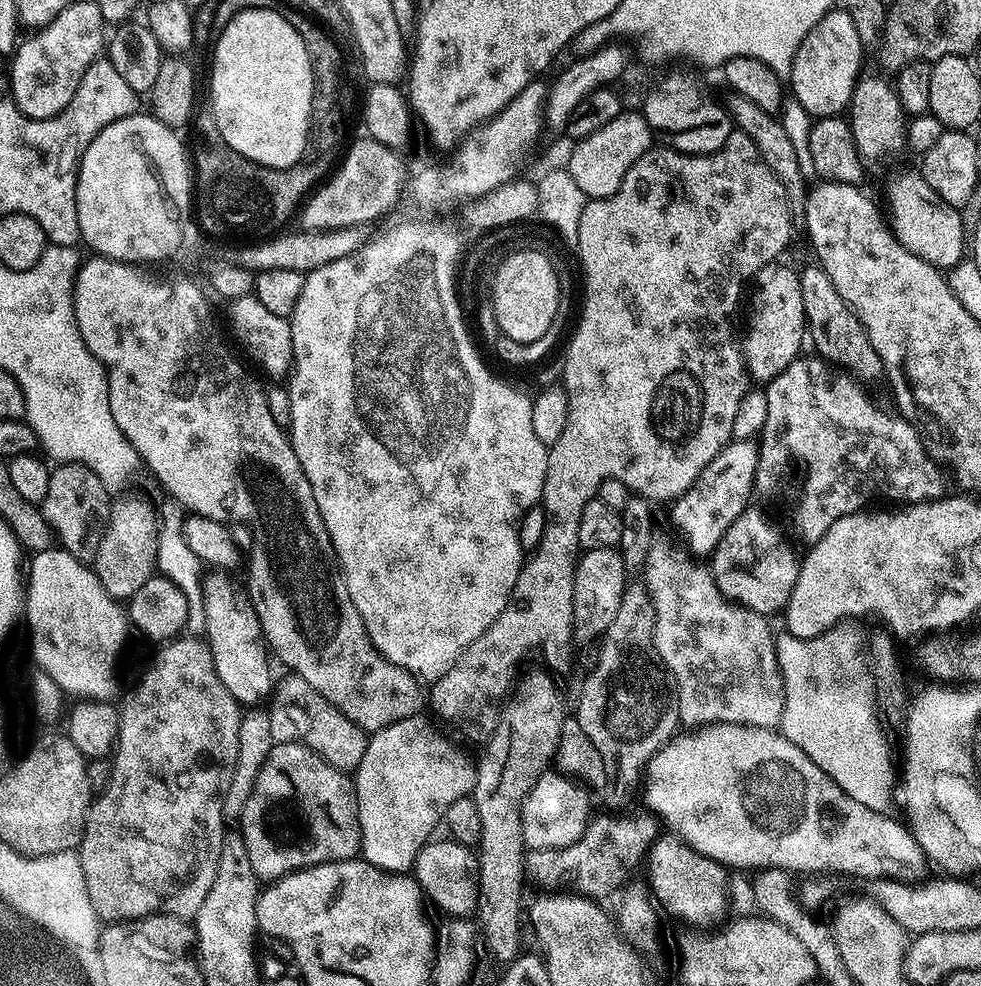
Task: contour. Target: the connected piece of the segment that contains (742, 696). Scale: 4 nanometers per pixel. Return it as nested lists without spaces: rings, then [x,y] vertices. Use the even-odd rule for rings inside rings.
[[[664,548],[661,552],[653,551],[650,561],[656,568],[664,568],[664,572],[649,572],[643,569],[642,583],[648,589],[648,596],[654,606],[654,646],[662,658],[662,662],[672,671],[672,679],[676,682],[676,697],[678,698],[678,710],[680,711],[680,724],[684,726],[703,726],[706,724],[753,724],[759,728],[776,728],[782,718],[784,709],[784,679],[780,676],[780,664],[776,660],[776,642],[772,635],[774,628],[768,625],[769,621],[760,612],[745,608],[743,604],[733,602],[721,594],[712,577],[711,571],[706,567],[702,572],[696,572],[695,568],[688,568],[688,559],[684,568],[680,568],[681,561],[685,558],[683,551],[675,552],[672,548]],[[668,568],[680,568],[680,572],[668,572]]]

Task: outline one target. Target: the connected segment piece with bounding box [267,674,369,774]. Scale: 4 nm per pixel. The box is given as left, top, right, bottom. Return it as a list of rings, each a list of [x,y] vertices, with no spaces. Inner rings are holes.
[[[298,674],[279,677],[270,697],[267,709],[270,718],[270,734],[276,744],[305,744],[314,754],[318,754],[327,764],[345,774],[355,773],[362,756],[366,752],[368,739],[360,728],[342,710],[338,710],[306,678]]]

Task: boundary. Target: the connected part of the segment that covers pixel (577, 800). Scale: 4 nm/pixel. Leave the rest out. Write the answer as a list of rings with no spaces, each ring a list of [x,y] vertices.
[[[556,770],[544,771],[534,783],[533,789],[526,794],[524,805],[521,808],[522,834],[525,845],[529,849],[535,850],[538,848],[565,848],[578,842],[578,838],[582,838],[582,834],[588,829],[590,823],[587,794],[589,795],[575,779]]]

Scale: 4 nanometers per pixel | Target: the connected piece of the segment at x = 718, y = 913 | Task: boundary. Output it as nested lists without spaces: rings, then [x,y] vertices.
[[[661,835],[653,842],[652,847],[648,849],[646,857],[646,868],[648,864],[648,880],[651,895],[655,903],[661,909],[663,907],[672,916],[677,916],[680,920],[685,920],[688,924],[693,924],[696,930],[712,930],[725,919],[724,915],[728,912],[728,876],[725,865],[719,864],[716,860],[706,858],[700,853],[698,848],[691,848],[683,840],[675,835]]]

